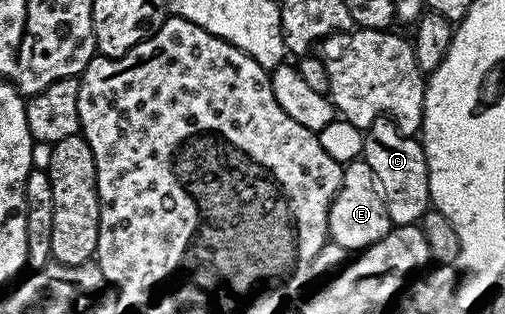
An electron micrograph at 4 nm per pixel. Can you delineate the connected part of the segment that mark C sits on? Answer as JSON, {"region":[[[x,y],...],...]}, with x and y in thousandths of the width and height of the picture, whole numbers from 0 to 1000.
{"region":[[[750,376],[723,411],[717,497],[745,554],[774,717],[828,713],[842,675],[853,672],[851,557],[834,455],[802,433],[770,376]]]}

